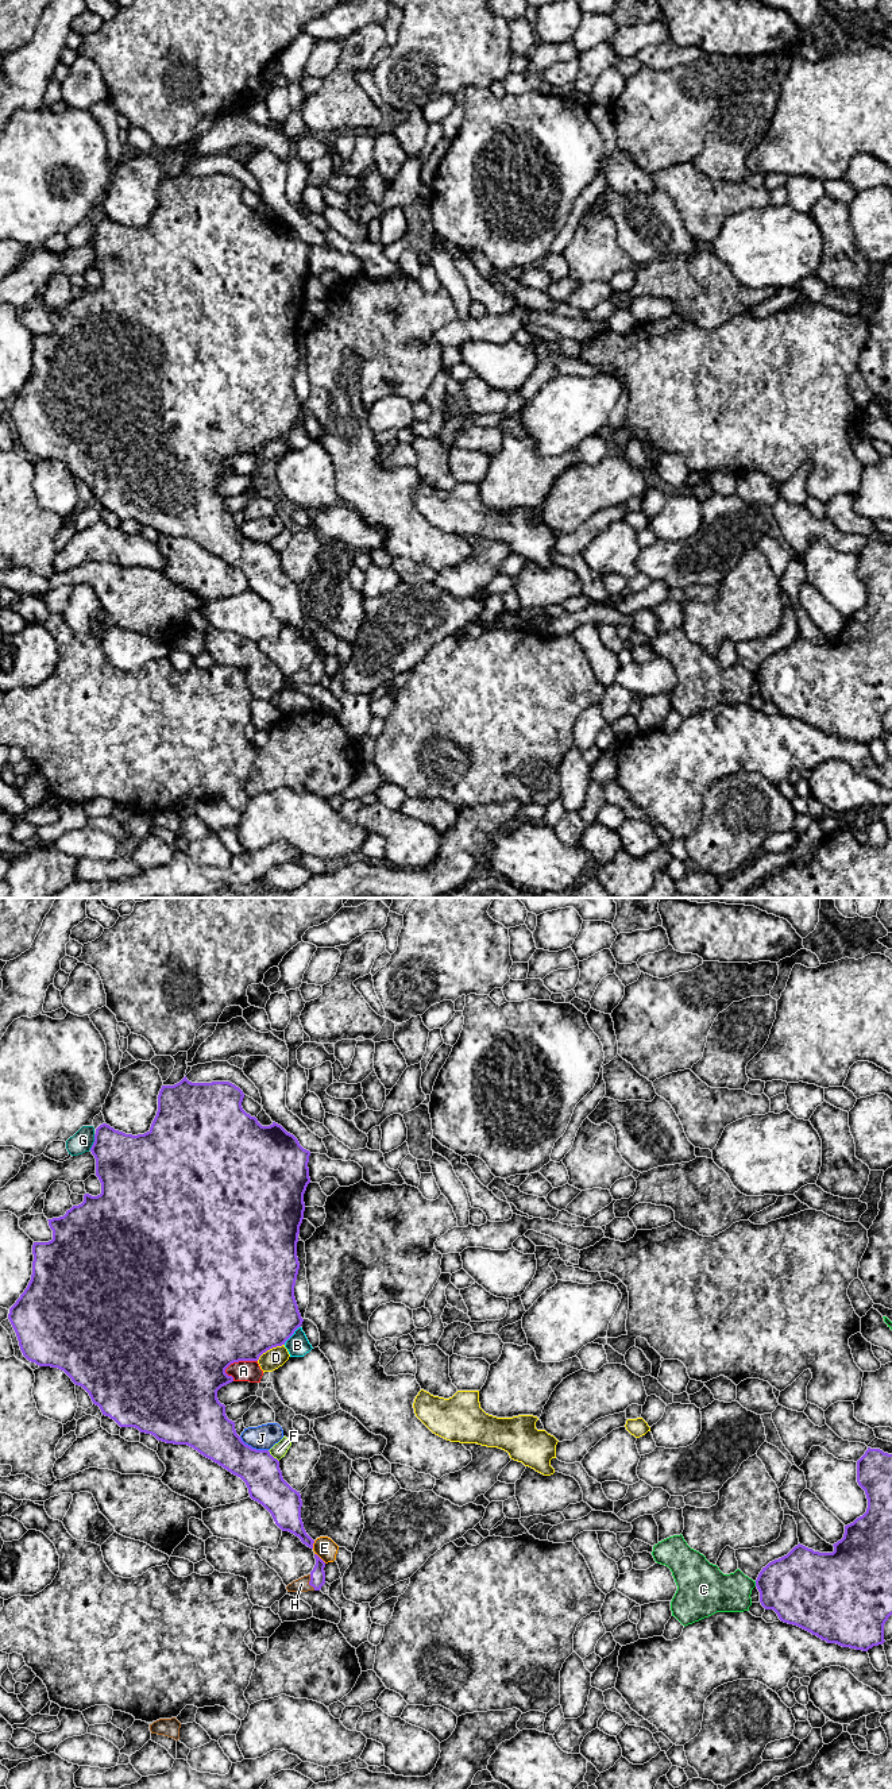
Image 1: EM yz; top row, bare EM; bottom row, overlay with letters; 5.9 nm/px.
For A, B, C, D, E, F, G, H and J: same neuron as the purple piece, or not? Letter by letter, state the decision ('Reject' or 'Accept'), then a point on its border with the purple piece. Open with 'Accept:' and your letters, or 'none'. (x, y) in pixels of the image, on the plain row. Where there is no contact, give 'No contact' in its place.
Accept: H
A: Reject. Touches purple at yz (239, 452)
B: Reject. Touches purple at yz (292, 427)
C: Reject. Touches purple at yz (756, 677)
D: Reject. Touches purple at yz (270, 440)
E: Reject. Touches purple at yz (319, 650)
F: Reject. Touches purple at yz (271, 548)
G: Reject. Touches purple at yz (93, 235)
H: Accept. Touches purple at yz (309, 675)
J: Reject. Touches purple at yz (254, 542)

